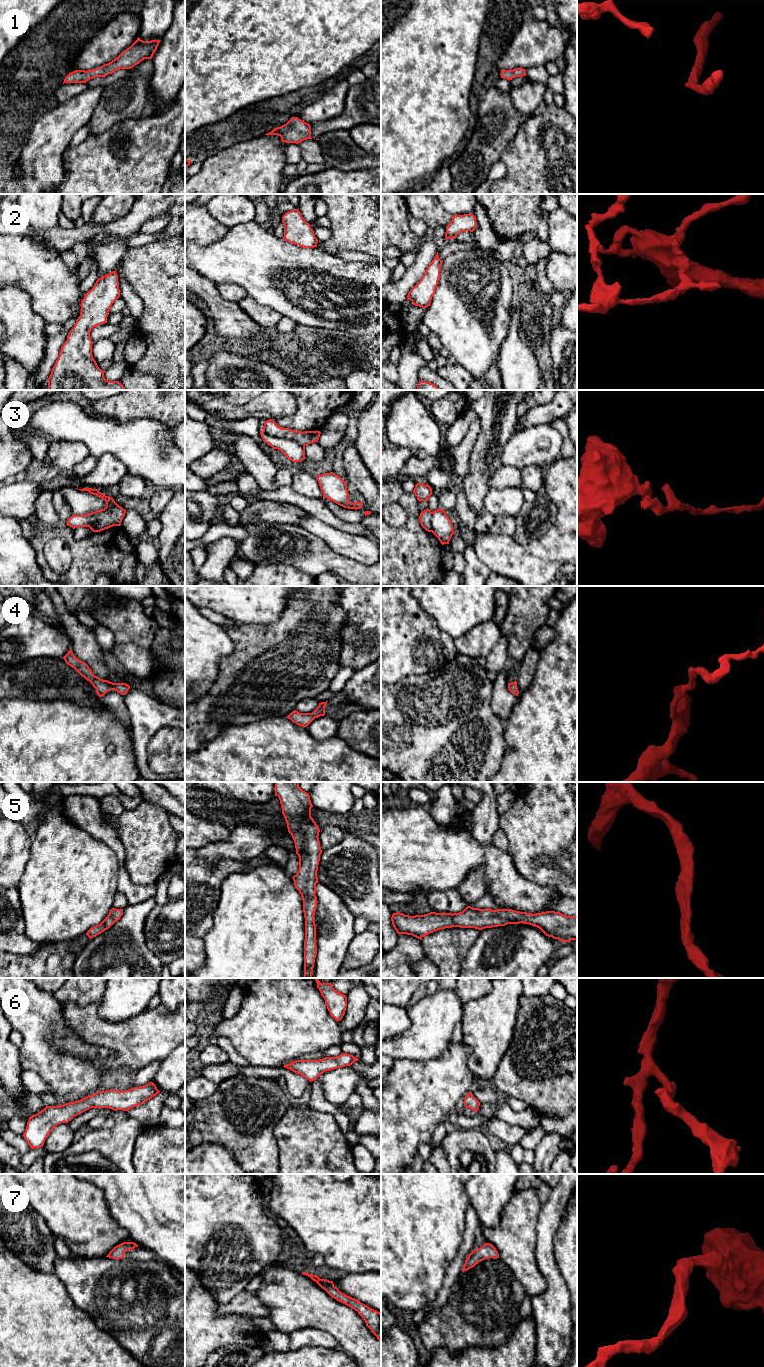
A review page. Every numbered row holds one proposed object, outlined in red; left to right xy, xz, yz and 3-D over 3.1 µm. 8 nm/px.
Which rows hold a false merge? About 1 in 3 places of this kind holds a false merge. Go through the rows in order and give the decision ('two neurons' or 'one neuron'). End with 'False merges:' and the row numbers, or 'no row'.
1: one neuron
2: one neuron
3: two neurons
4: one neuron
5: one neuron
6: one neuron
7: one neuron
False merges: 3

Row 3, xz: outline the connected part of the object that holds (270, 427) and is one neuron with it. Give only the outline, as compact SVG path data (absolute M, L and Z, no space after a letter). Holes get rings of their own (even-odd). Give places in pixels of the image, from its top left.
M273 419L264 421L263 431L269 436L293 440L302 446L318 442L320 431L296 431L289 428L282 428Z

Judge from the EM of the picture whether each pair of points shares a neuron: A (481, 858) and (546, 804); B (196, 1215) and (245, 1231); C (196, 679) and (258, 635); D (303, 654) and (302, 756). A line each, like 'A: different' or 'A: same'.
A: different
B: same
C: different
D: different

